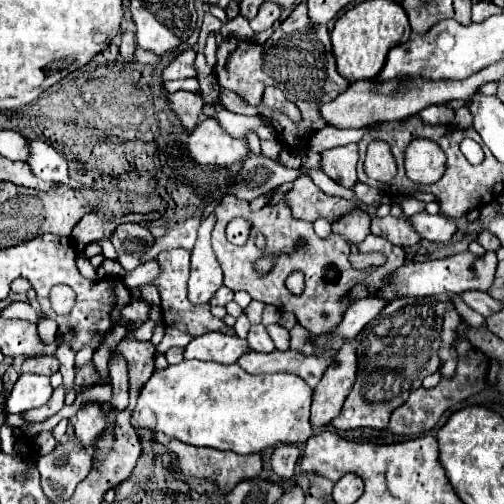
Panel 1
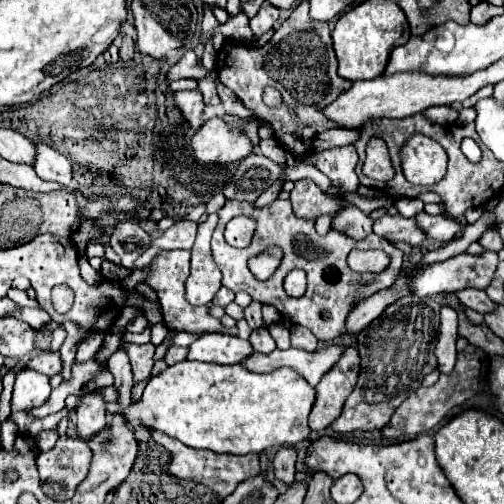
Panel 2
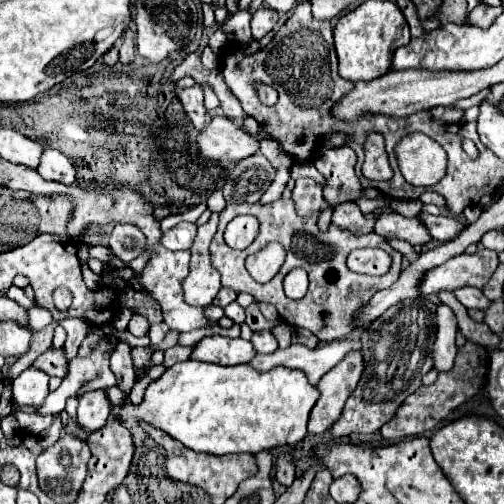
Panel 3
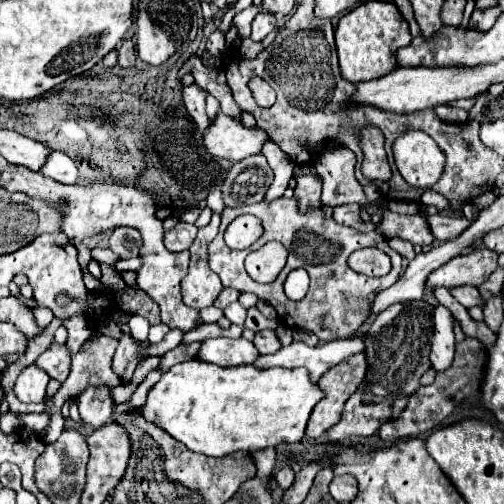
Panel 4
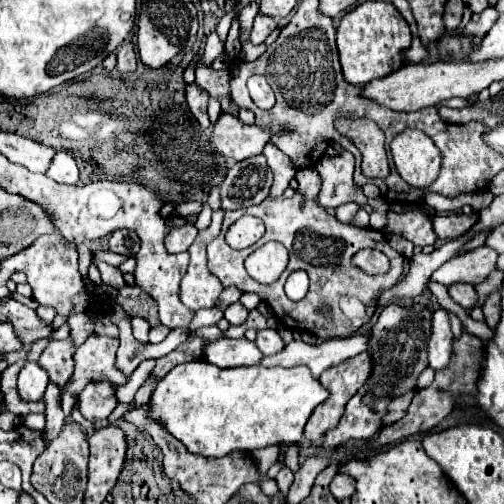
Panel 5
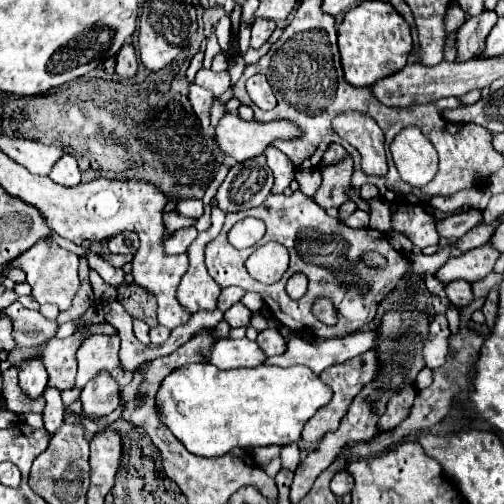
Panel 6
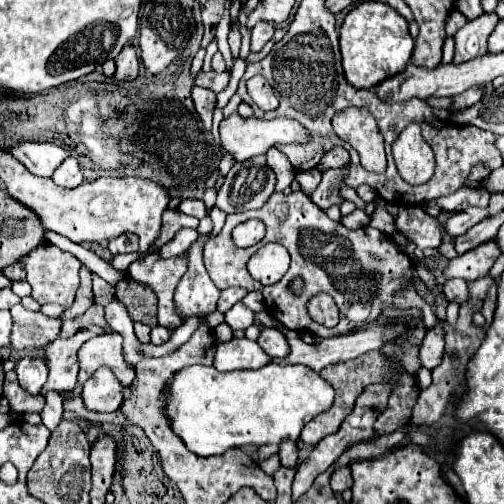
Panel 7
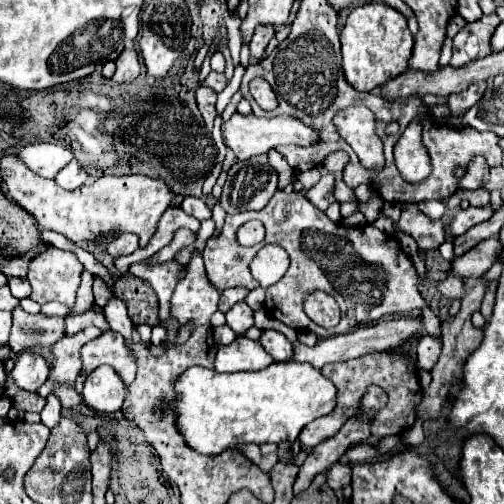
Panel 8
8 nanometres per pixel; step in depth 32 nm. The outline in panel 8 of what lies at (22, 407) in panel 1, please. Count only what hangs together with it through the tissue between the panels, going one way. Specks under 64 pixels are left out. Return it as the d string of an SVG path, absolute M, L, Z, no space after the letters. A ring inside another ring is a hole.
M26 350L14 358L14 368L10 370L14 384L28 392L36 392L48 380L48 374L48 362L40 354L32 354Z

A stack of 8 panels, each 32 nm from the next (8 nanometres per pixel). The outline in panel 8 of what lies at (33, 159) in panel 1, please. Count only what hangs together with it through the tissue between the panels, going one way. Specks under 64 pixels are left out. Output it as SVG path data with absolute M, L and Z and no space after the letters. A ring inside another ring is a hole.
M72 160L72 162L56 176L56 184L62 186L64 190L76 190L76 188L84 186L88 180L90 180L90 176L84 172L84 168L82 168L76 160Z

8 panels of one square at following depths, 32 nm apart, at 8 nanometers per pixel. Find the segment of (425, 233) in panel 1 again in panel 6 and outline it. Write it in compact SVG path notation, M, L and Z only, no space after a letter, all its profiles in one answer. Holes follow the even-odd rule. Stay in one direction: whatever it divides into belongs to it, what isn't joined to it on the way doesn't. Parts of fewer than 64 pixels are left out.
M470 208L468 212L456 212L450 214L444 220L438 220L436 228L440 228L440 236L446 240L458 240L460 236L464 236L470 228L474 228L476 224L482 222L482 210L474 210Z

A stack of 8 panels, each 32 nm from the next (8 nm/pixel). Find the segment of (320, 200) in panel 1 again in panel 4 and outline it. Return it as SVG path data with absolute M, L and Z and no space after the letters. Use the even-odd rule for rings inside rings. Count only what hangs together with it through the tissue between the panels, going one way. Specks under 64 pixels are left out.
M305 175L296 178L296 198L300 210L306 210L308 206L322 206L320 196L322 191L322 182L315 176Z

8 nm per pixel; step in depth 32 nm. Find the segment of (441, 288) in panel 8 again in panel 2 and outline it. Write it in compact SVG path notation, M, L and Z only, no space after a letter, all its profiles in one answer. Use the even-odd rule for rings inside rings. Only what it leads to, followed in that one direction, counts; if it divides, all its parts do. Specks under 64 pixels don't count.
M464 288L460 292L456 292L458 300L466 306L466 308L472 308L472 310L478 310L482 314L490 312L496 304L484 294L484 290L476 290L476 288Z

